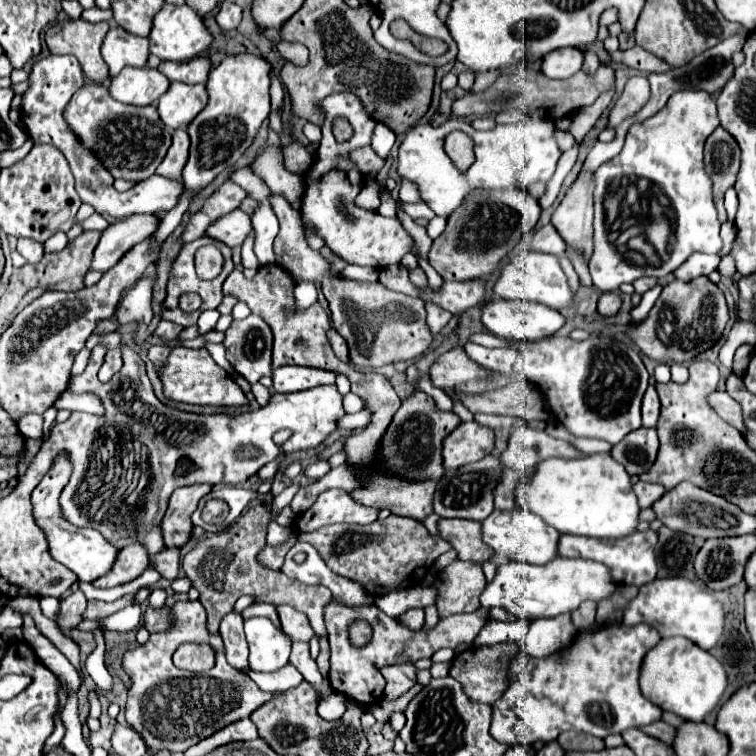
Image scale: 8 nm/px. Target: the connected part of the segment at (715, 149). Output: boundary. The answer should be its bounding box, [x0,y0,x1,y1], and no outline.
[705,126,741,222]

